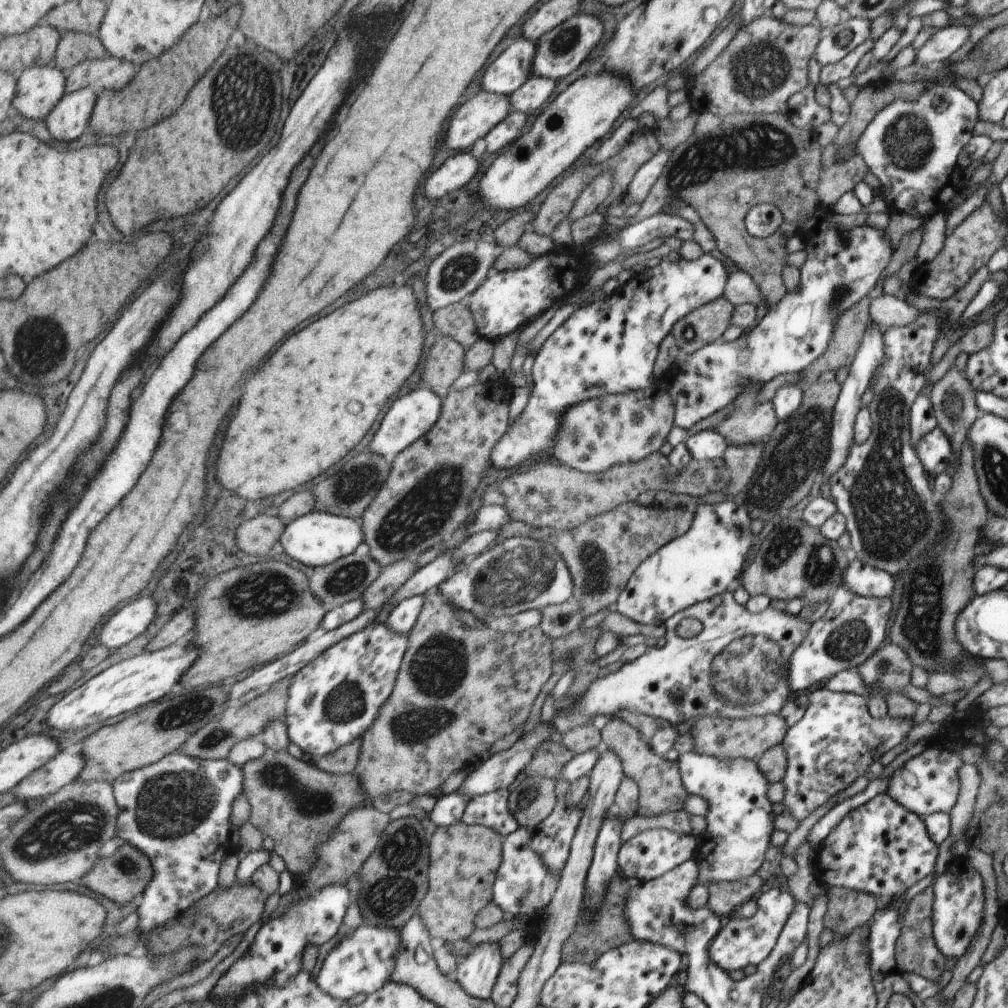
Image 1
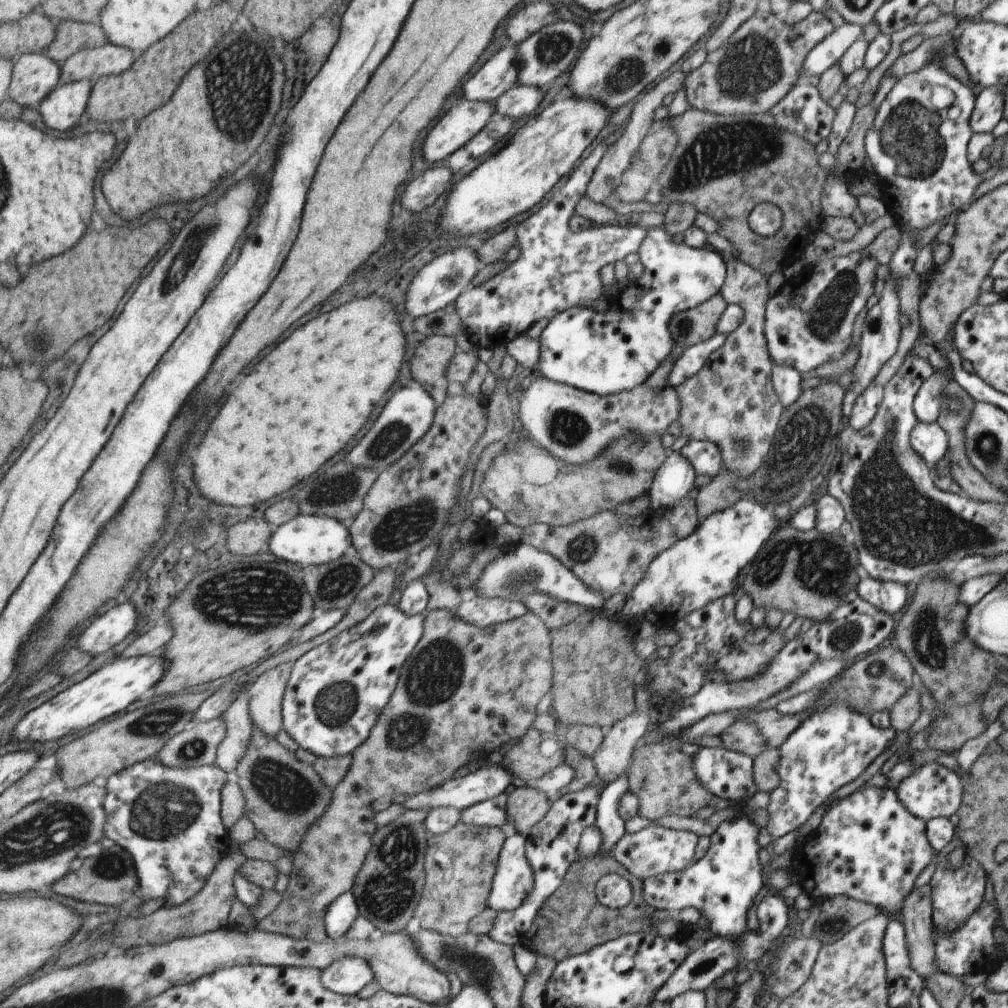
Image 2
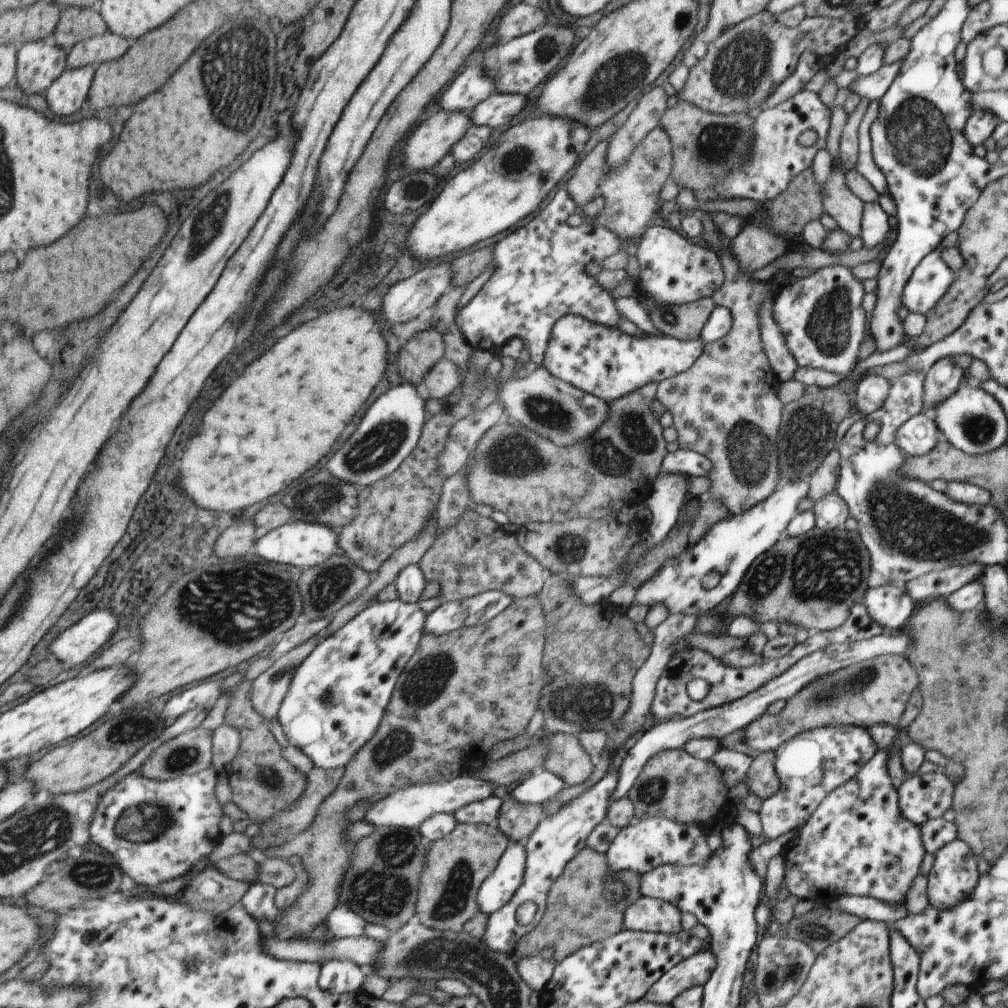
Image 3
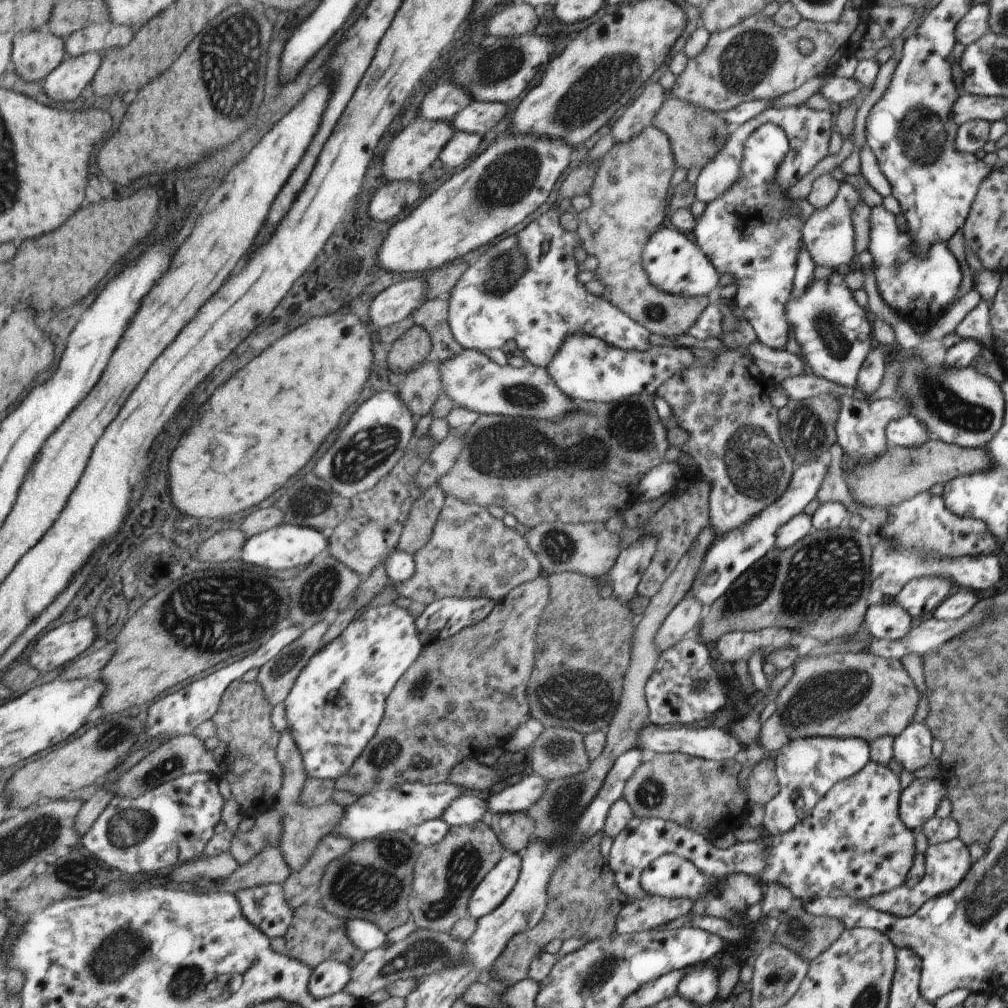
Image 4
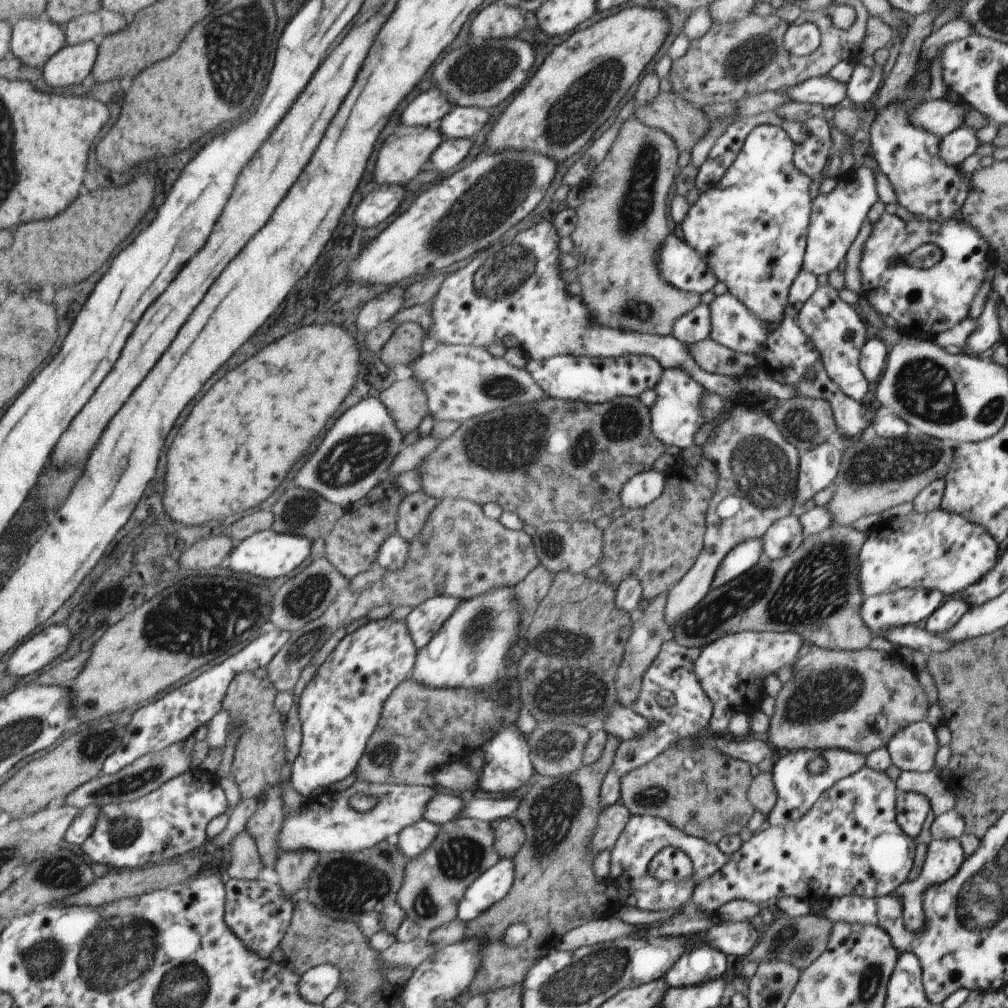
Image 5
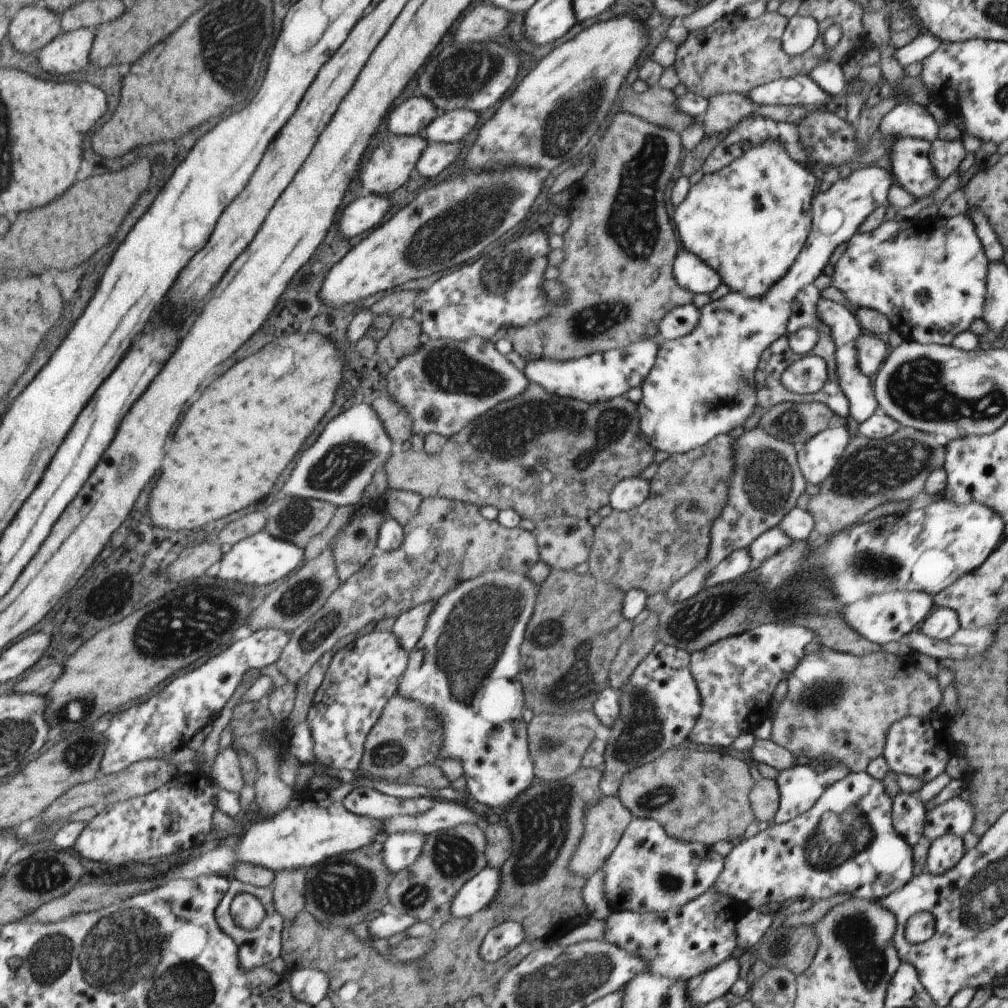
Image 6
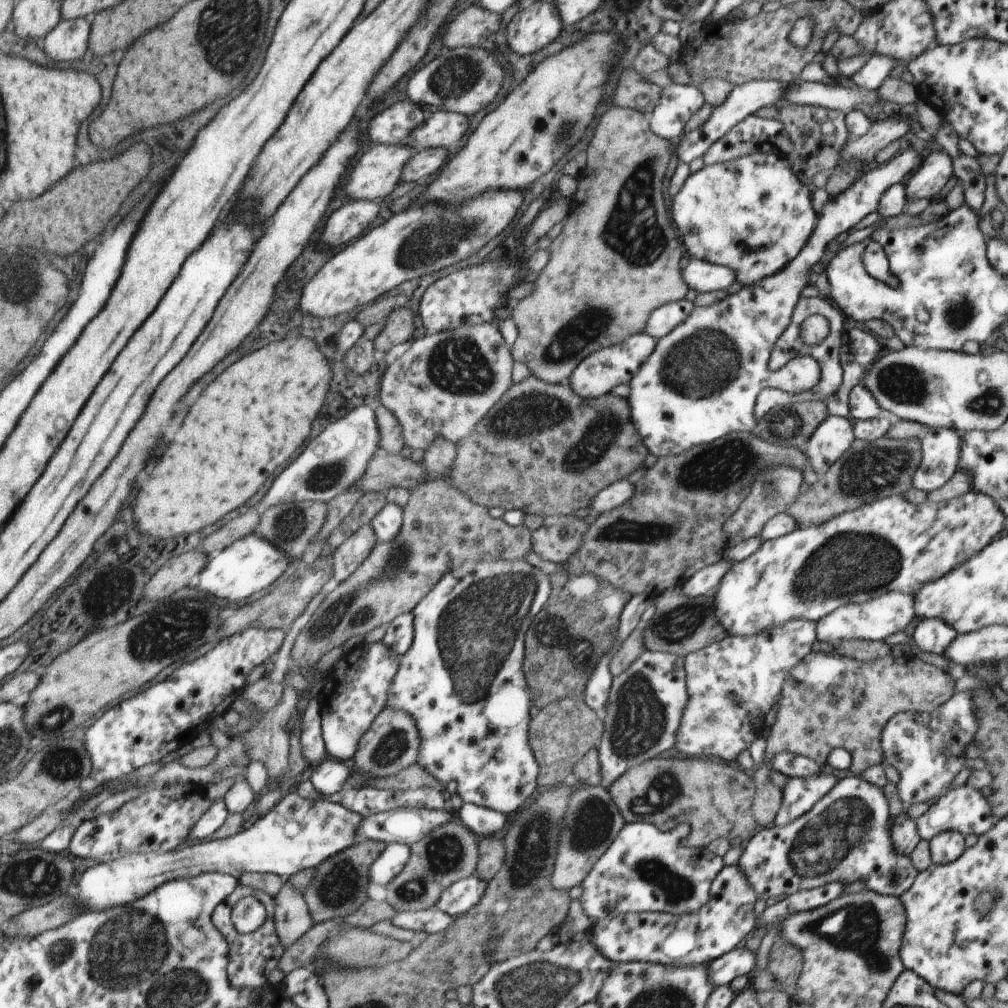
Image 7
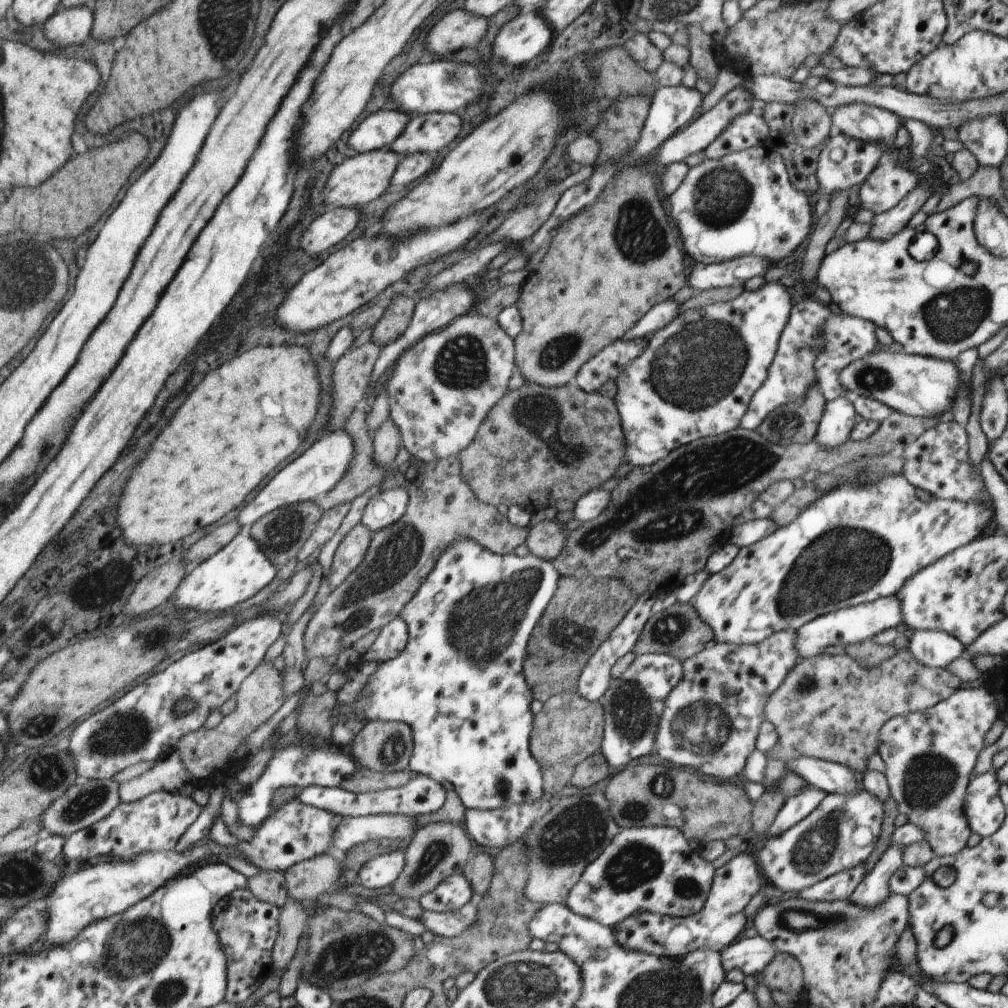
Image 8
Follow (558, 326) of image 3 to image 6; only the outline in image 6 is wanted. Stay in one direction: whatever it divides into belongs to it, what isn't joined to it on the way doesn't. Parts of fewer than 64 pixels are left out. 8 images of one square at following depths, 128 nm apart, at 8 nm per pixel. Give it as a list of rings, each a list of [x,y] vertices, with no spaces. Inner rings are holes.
[[[656,337],[630,343],[621,349],[592,353],[579,359],[534,358],[526,362],[523,371],[532,384],[544,387],[548,393],[556,393],[561,397],[587,403],[605,401],[626,395],[628,390],[641,386],[654,366],[660,343],[661,341]]]

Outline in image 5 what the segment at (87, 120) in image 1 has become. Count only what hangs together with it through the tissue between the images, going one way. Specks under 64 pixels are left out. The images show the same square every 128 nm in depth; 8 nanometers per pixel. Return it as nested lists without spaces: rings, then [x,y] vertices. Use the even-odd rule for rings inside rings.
[[[100,41],[67,46],[44,66],[46,80],[54,88],[70,88],[94,74],[99,60]]]

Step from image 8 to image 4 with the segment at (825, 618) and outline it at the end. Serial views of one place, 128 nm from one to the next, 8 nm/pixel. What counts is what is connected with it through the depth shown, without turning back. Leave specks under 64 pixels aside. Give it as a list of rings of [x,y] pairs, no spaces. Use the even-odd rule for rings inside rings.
[[[932,575],[931,577],[912,579],[896,596],[886,598],[884,601],[888,599],[896,601],[912,618],[920,618],[920,616],[930,614],[954,590],[956,590],[956,586],[948,577]]]

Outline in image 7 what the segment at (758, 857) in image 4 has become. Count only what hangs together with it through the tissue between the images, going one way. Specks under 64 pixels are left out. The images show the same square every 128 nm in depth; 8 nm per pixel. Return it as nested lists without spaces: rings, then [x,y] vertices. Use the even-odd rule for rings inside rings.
[[[649,822],[627,823],[615,842],[608,847],[606,854],[580,884],[583,893],[579,900],[591,920],[656,910],[677,915],[700,911],[711,898],[712,884],[725,865],[722,857],[708,848],[689,846],[686,840],[691,831],[692,828],[686,823],[680,823],[671,831],[656,828],[655,824]]]

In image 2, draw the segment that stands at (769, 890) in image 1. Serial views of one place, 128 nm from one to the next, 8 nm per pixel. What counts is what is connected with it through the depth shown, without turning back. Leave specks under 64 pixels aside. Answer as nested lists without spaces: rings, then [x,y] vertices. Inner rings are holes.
[[[767,895],[765,896],[760,904],[760,910],[758,910],[757,918],[759,922],[759,928],[757,931],[748,931],[746,935],[742,935],[741,939],[724,938],[724,937],[714,937],[712,940],[708,940],[703,946],[700,946],[697,950],[692,952],[687,956],[686,959],[683,960],[682,966],[676,970],[675,974],[671,976],[670,979],[667,980],[667,983],[664,984],[662,988],[660,988],[658,994],[656,994],[655,998],[657,1000],[666,1001],[673,1000],[678,995],[682,994],[684,991],[704,991],[708,987],[711,986],[712,983],[715,982],[716,979],[722,978],[727,974],[728,971],[732,971],[737,967],[744,967],[748,962],[754,962],[754,960],[758,960],[758,958],[762,958],[770,948],[772,948],[772,944],[774,944],[774,940],[782,934],[782,930],[788,926],[788,906],[784,904],[784,900],[780,898],[779,895]],[[760,910],[762,911],[762,916],[770,916],[772,918],[772,922],[768,924],[768,922],[764,922],[764,920],[760,920]]]

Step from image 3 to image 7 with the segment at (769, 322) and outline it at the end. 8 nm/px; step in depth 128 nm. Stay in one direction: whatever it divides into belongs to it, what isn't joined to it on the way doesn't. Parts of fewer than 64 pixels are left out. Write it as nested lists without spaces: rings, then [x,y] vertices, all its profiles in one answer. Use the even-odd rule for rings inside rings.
[[[758,151],[725,163],[705,164],[702,170],[691,173],[686,179],[682,190],[673,198],[672,220],[675,220],[675,223],[679,226],[680,234],[683,236],[684,244],[687,244],[690,257],[731,268],[735,272],[735,280],[747,287],[760,283],[769,276],[782,271],[788,263],[799,256],[800,250],[803,250],[808,238],[811,238],[810,234],[813,234],[812,230],[815,230],[817,224],[816,214],[814,214],[814,208],[812,208],[812,202],[810,202],[810,190],[808,190],[808,187],[792,172],[792,167],[786,160],[785,153],[780,156],[770,156],[770,154],[762,154],[762,151]]]

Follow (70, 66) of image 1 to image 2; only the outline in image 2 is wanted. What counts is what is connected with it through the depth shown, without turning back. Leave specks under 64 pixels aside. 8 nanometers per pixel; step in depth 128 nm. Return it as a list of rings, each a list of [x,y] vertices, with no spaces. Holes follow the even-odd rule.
[[[64,21],[58,23],[58,29],[58,36],[48,53],[61,64],[84,49],[97,49],[110,44],[109,36],[100,24]]]

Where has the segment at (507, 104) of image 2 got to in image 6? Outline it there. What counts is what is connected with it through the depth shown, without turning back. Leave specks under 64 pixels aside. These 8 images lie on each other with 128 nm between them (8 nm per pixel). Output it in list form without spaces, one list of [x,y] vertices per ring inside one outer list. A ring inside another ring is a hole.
[[[468,109],[440,112],[425,128],[424,138],[431,143],[453,143],[462,138],[478,124],[478,116]]]

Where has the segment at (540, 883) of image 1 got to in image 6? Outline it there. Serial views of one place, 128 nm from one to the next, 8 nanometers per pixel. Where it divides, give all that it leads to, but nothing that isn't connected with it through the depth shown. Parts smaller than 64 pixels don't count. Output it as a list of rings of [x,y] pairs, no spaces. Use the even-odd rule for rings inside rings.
[[[486,867],[479,875],[473,876],[464,884],[451,904],[451,918],[463,919],[475,915],[486,907],[498,892],[501,883],[501,870]]]

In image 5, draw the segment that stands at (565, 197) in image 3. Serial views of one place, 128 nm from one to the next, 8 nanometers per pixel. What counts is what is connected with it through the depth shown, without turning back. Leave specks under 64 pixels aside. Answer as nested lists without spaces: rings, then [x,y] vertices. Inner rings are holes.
[[[544,220],[528,230],[518,232],[515,238],[505,239],[500,244],[479,252],[474,260],[464,268],[460,268],[443,280],[439,291],[431,300],[434,324],[429,336],[444,345],[476,345],[484,347],[500,342],[506,336],[513,336],[513,343],[518,345],[530,360],[544,361],[556,355],[572,355],[575,357],[619,357],[622,355],[648,355],[655,358],[664,369],[682,369],[694,377],[696,382],[706,386],[706,390],[718,393],[727,399],[738,394],[754,394],[757,397],[782,396],[794,398],[792,385],[775,381],[766,370],[759,369],[753,376],[733,378],[706,372],[687,351],[686,345],[670,335],[653,335],[641,333],[624,327],[602,326],[595,321],[591,308],[580,295],[568,292],[568,280],[564,280],[564,248],[560,248],[560,236],[553,221]]]

